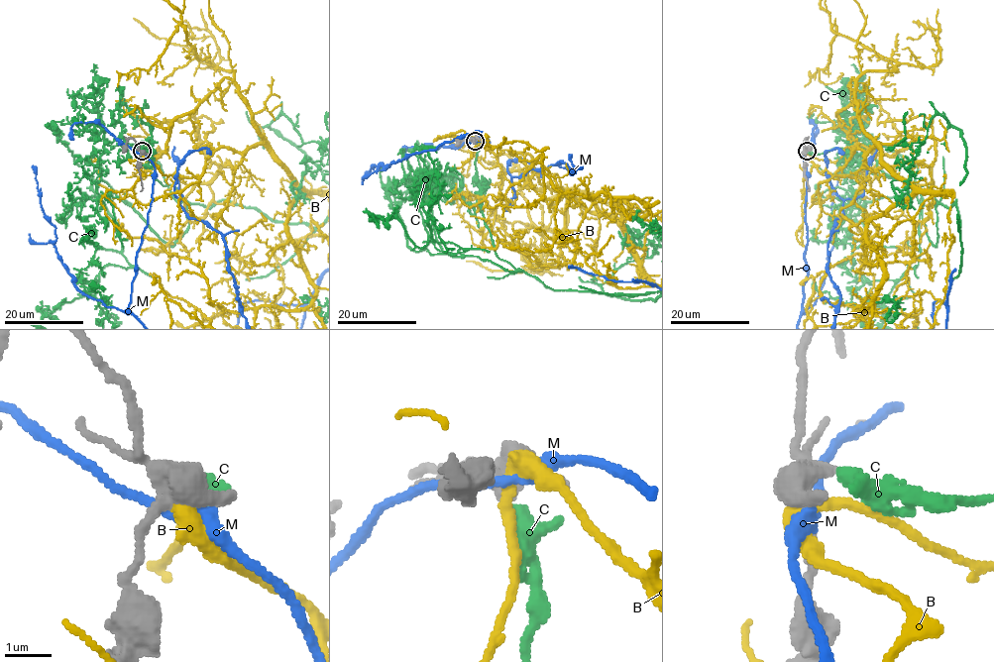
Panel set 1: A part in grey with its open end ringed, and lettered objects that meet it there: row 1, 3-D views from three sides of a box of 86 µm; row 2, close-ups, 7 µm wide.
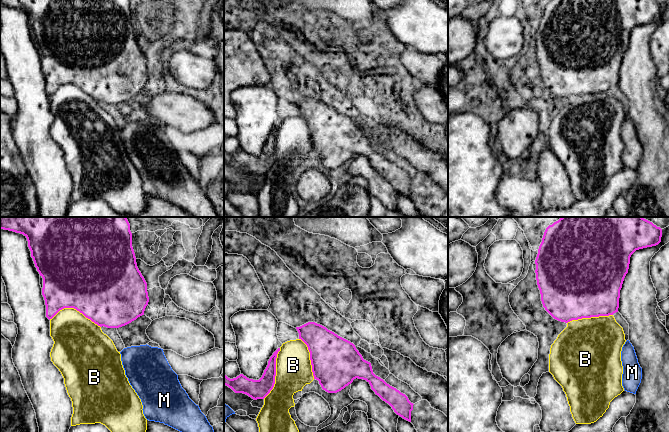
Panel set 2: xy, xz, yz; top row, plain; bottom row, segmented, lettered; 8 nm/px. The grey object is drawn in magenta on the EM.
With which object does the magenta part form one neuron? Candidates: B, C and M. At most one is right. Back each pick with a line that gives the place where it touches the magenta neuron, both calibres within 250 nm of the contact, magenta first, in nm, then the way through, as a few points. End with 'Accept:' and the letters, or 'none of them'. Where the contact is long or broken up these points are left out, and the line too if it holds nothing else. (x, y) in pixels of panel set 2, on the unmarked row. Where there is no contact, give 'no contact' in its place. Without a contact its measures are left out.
C: no contact
Accept: C

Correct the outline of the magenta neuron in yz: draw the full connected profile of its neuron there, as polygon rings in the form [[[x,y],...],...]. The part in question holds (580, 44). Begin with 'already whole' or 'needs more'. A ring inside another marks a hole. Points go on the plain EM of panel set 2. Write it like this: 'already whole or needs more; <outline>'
already whole; [[[552,0],[549,1],[543,11],[535,36],[536,56],[541,70],[541,77],[545,86],[556,96],[568,99],[572,96],[609,92],[618,88],[620,66],[626,50],[628,49],[630,33],[639,25],[656,22],[661,18],[662,5],[654,0]]]

